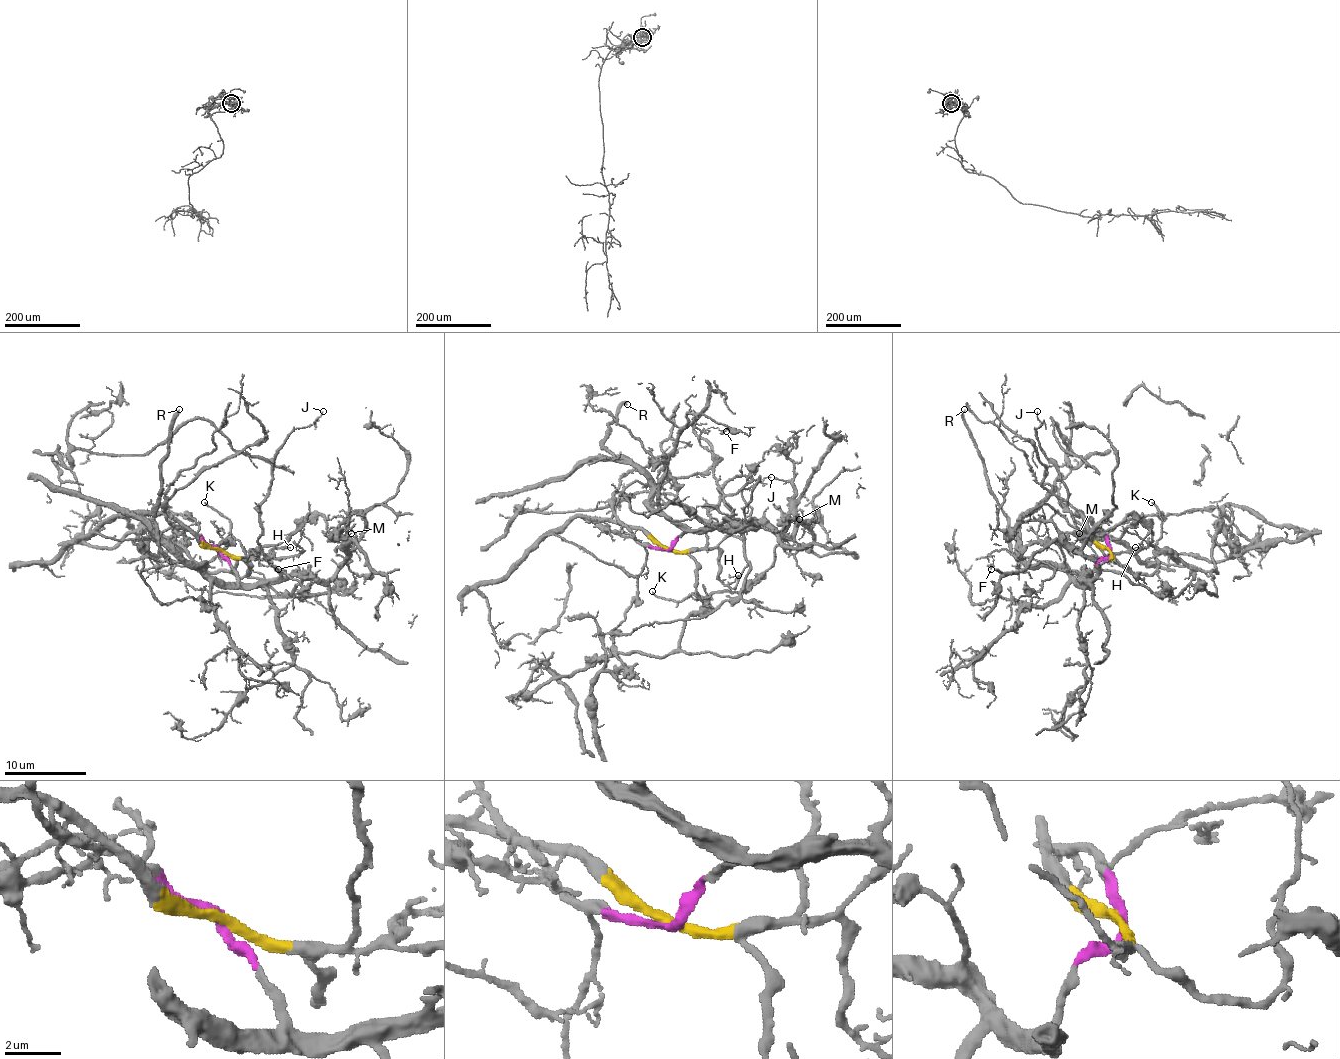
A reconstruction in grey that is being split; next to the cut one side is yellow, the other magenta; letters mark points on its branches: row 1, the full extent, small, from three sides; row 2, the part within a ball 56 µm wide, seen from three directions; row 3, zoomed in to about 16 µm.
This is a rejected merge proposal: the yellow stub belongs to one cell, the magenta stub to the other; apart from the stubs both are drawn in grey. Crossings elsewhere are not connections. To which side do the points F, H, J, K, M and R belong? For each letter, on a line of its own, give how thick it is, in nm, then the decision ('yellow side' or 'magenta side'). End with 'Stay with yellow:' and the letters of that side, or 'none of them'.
F: calibre 220 nm; magenta side
H: calibre 110 nm; yellow side
J: calibre 100 nm; yellow side
K: calibre 150 nm; yellow side
M: calibre 130 nm; magenta side
R: calibre 200 nm; magenta side
Stay with yellow: H, J, K

